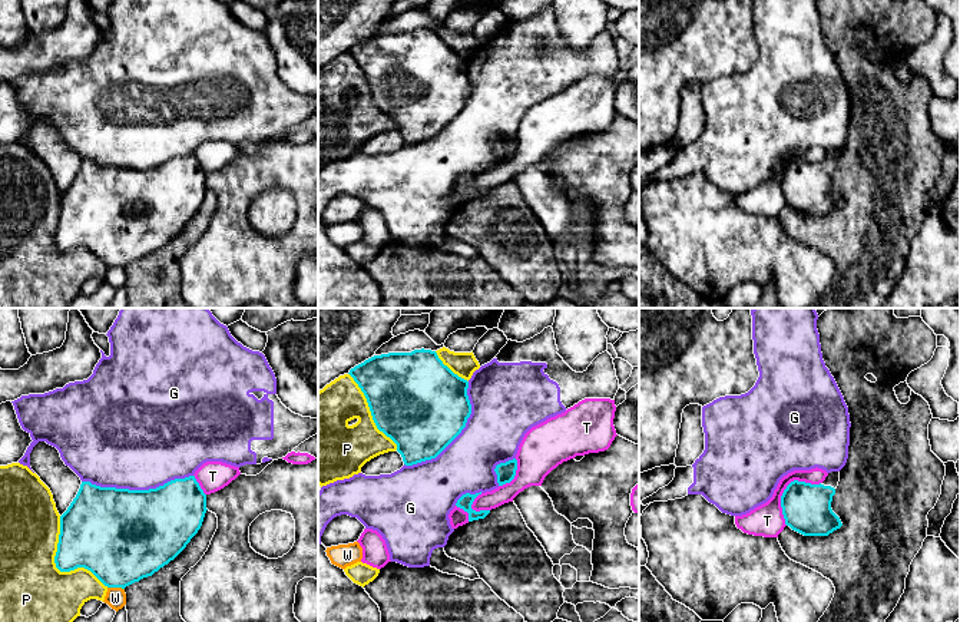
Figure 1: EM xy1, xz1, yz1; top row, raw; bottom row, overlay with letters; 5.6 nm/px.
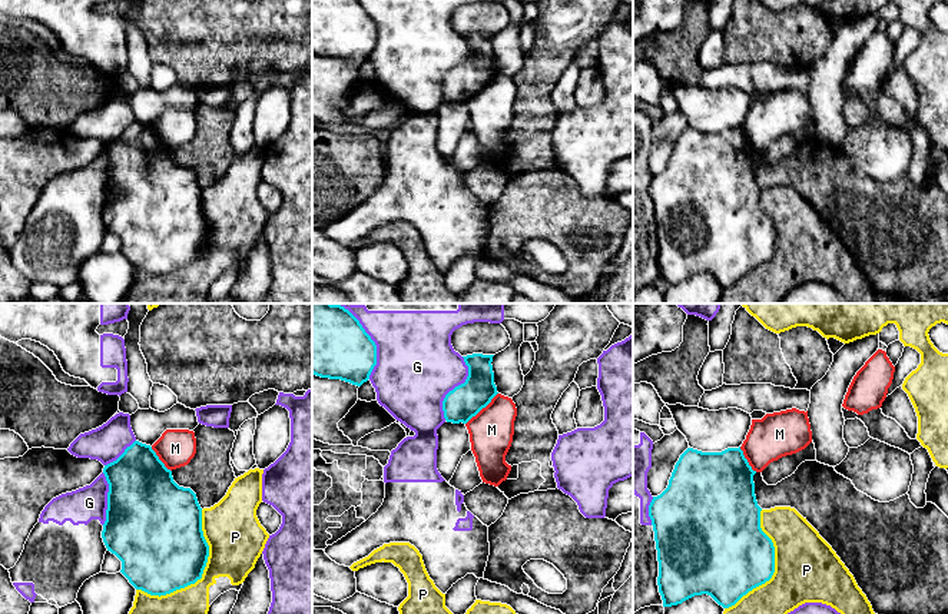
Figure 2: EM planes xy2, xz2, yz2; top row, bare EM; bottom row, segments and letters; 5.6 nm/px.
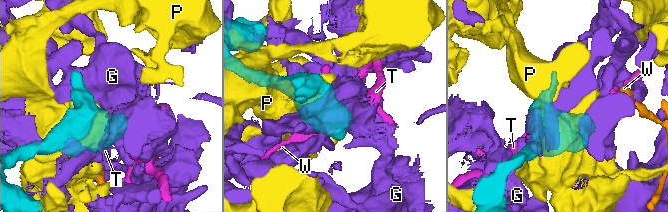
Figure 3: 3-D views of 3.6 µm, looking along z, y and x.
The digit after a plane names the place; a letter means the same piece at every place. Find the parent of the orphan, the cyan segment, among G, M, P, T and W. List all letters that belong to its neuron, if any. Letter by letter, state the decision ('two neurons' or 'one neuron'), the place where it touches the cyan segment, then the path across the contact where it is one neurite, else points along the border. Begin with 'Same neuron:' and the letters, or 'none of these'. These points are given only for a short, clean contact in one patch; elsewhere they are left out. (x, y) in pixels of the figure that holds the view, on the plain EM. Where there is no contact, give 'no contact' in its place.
Same neuron: none of these
G: two neurons; contact xy1 (136, 169)
M: two neurons; contact xz2 (481, 88); border xz2 (497, 72), (466, 103)
P: two neurons; contact xy2 (201, 255)
T: two neurons; contact yz1 (785, 168)
W: two neurons; contact xy1 (116, 265)

